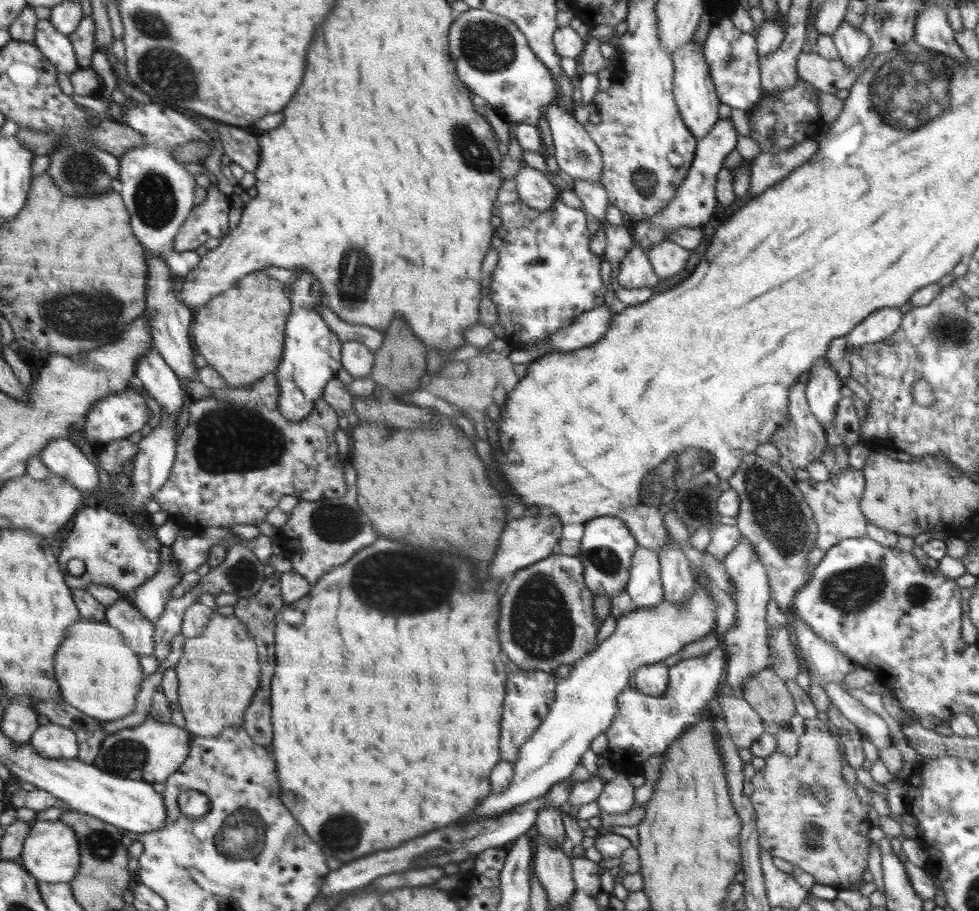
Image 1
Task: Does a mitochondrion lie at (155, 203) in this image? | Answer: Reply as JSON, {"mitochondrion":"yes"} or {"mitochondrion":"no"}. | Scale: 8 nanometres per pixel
{"mitochondrion":"yes"}

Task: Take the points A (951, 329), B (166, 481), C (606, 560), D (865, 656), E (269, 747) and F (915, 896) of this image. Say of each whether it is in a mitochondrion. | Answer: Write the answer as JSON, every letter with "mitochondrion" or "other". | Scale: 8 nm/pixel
{"A":"mitochondrion","B":"other","C":"mitochondrion","D":"other","E":"other","F":"other"}

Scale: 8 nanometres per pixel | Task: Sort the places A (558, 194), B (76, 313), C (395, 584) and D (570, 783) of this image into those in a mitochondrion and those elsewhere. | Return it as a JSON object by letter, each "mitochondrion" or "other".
{"A":"other","B":"mitochondrion","C":"mitochondrion","D":"other"}

